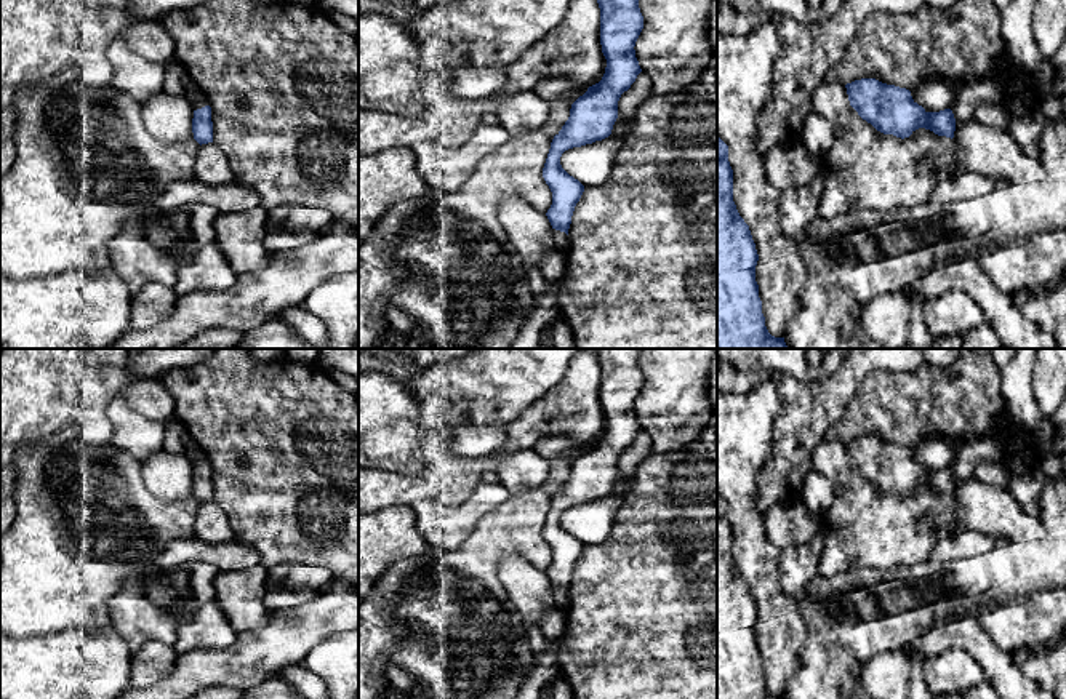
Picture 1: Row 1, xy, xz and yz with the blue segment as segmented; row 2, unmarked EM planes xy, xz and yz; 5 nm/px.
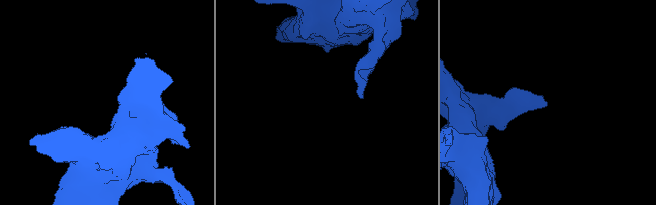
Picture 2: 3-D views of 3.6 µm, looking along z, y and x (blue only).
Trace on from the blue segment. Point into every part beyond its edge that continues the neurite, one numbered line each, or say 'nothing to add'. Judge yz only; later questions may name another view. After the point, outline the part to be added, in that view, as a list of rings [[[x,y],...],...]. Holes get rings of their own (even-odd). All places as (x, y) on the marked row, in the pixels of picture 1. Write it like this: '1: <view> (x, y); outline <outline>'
1: yz (967, 96); outline [[[994,78],[967,82],[956,90],[951,110],[957,122],[975,118],[978,104],[997,104],[1002,99],[1002,88]]]

